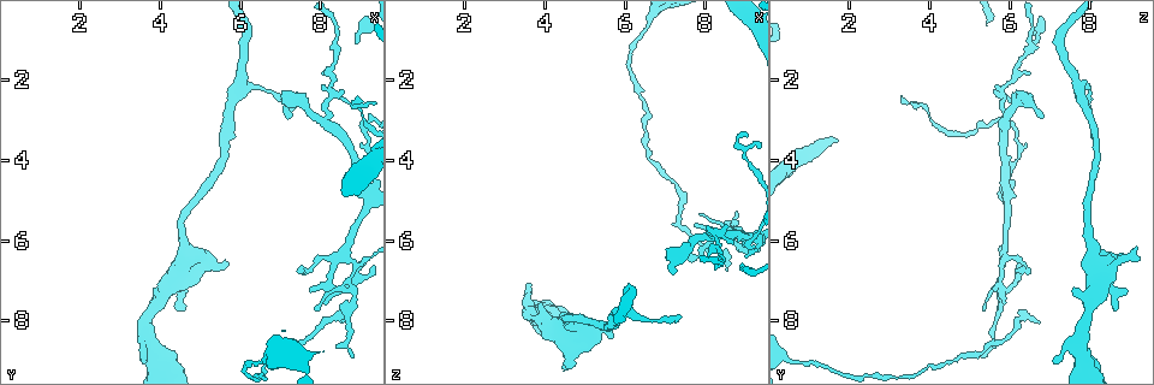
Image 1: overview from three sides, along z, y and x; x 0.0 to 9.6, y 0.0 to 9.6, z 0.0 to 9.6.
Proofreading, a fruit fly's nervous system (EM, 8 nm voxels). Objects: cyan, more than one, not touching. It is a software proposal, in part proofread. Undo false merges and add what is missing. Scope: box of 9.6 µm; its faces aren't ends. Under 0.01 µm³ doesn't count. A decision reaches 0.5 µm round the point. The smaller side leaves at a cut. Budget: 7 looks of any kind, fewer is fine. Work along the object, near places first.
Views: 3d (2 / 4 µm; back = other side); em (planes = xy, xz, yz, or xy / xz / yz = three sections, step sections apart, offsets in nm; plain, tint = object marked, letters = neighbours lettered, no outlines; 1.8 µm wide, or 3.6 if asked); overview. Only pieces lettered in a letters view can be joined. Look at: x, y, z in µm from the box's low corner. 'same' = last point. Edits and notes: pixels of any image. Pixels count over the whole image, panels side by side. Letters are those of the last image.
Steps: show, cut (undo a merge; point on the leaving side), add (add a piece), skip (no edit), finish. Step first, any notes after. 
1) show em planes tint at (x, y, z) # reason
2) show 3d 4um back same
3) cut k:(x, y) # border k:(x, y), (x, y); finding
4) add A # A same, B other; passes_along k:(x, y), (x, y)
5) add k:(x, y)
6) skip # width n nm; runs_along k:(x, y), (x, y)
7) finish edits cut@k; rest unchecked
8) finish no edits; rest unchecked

show em planes plain at (8.00, 3.05, 5.90) # thin arm on a thick one

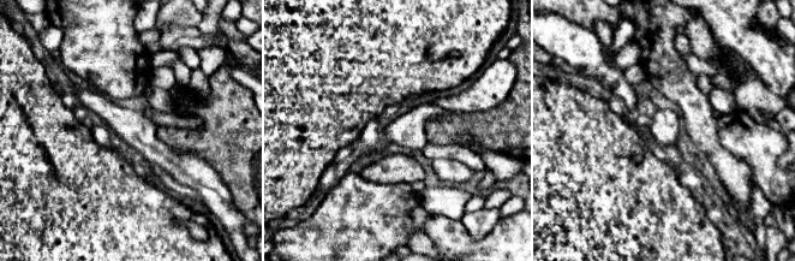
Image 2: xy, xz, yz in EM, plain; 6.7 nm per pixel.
show em planes tint same # where the object lies

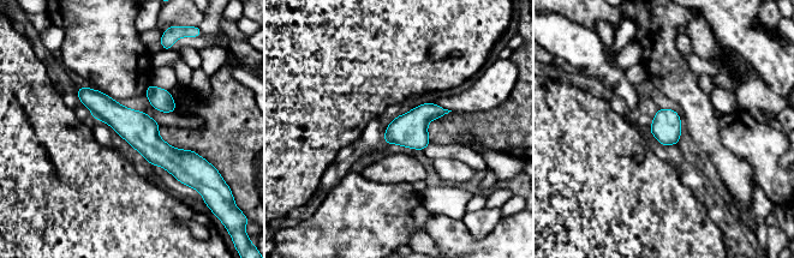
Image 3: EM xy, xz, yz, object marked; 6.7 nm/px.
show em planes letters same

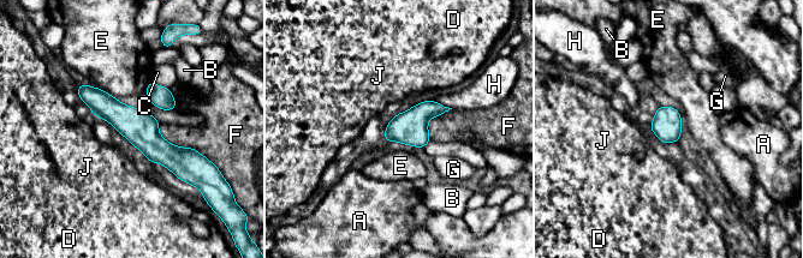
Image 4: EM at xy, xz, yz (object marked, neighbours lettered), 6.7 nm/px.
skip # width 190 nm; A other, B other, C other, D other, E other, F other, G other, H other, J other; runs_along 4:(81, 88), (191, 167); one neuron here

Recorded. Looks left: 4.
show em planes letters at (8.95, 4.40, 6.00) # abrupt turn

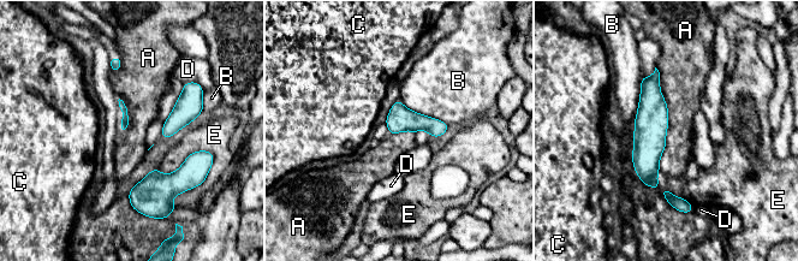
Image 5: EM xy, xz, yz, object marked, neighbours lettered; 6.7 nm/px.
skip # A other, B other, C other, D other, E other; one neuron here

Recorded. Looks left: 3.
show em planes letters at (8.55, 8.00, 6.70) # free end

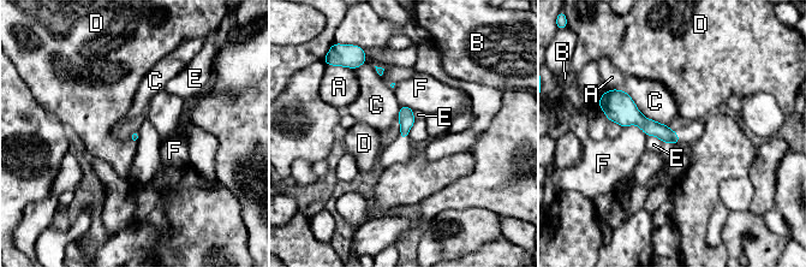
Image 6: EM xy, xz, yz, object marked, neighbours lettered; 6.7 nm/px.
skip # longest_contact C 380 nm; A other, B other, C other, D other, E other, F other; none of them fits

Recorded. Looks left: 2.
finish no edits; rest unchecked

